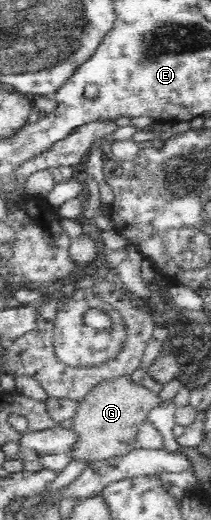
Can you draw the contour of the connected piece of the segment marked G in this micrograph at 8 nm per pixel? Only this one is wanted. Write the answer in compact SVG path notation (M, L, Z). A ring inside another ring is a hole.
M119 375L99 381L77 403L76 413L72 417L73 431L79 433L79 443L71 454L73 460L105 460L113 456L123 456L135 447L137 431L140 424L147 420L149 412L159 406L159 393L145 388L131 380L131 375Z

